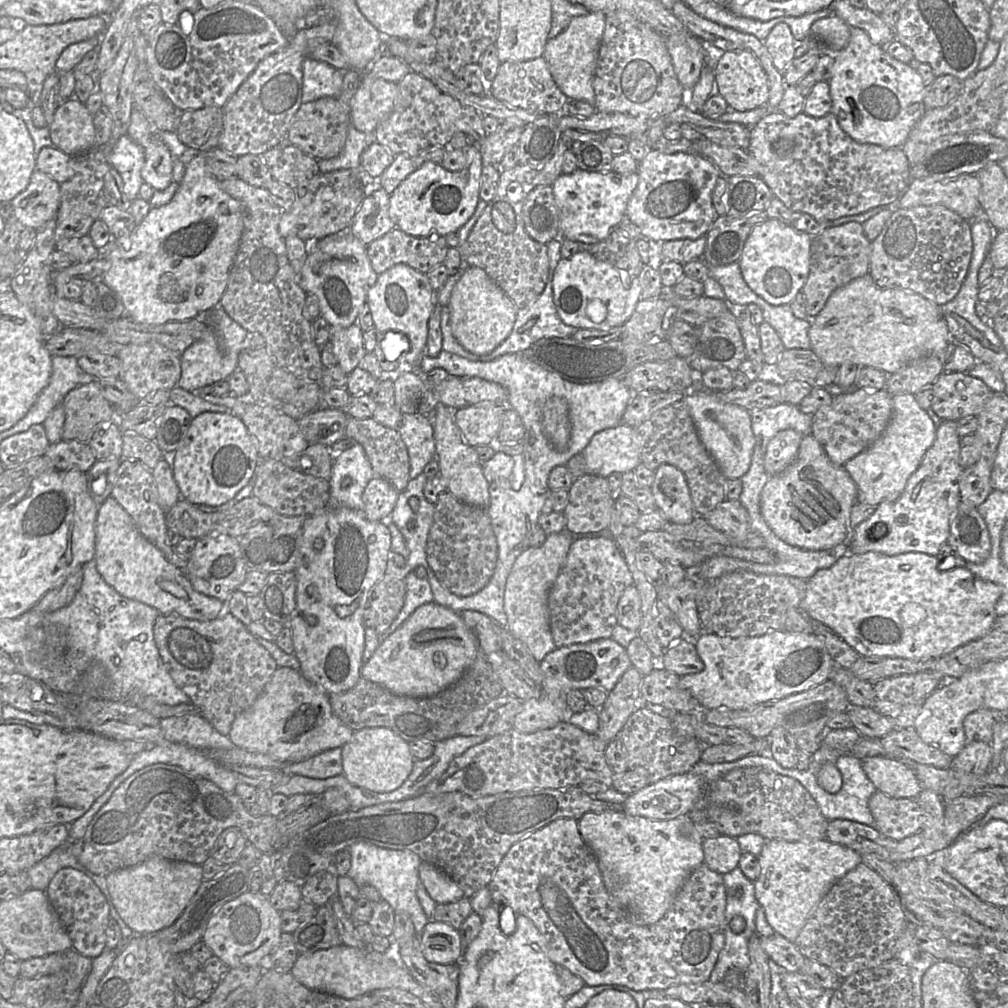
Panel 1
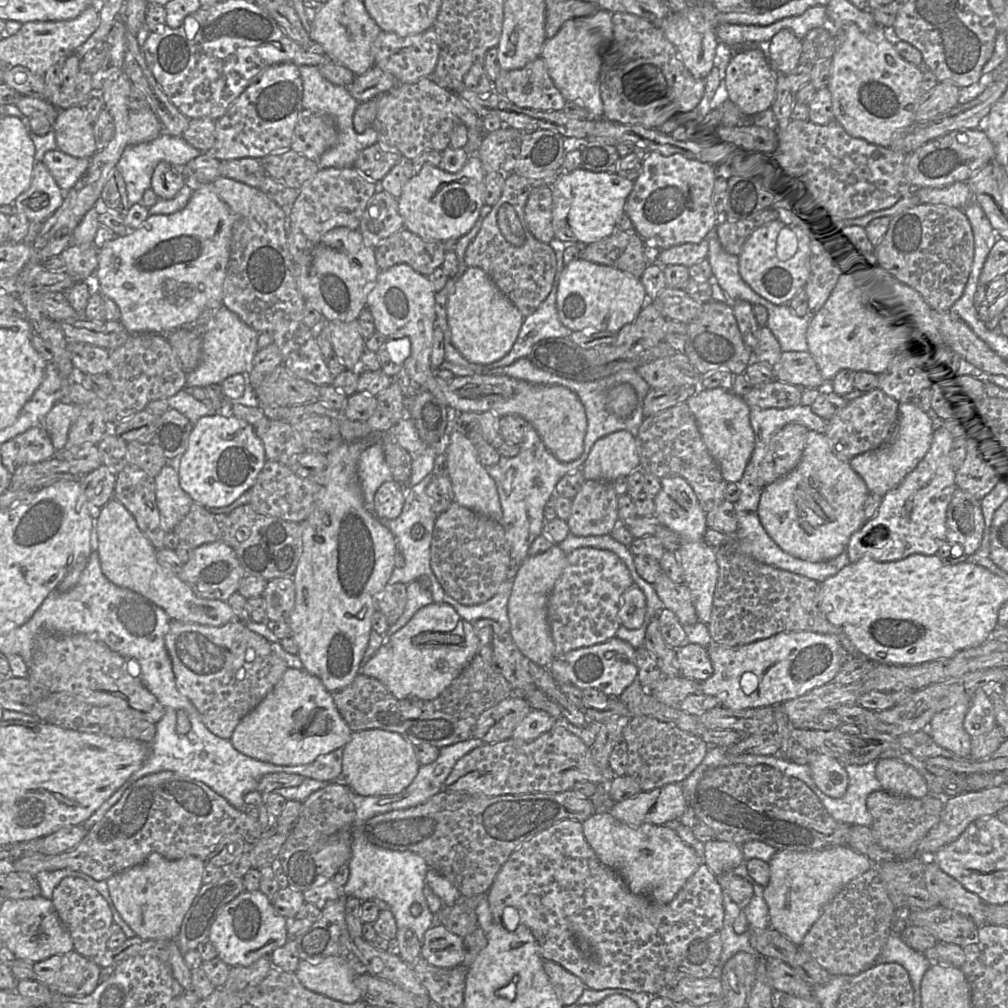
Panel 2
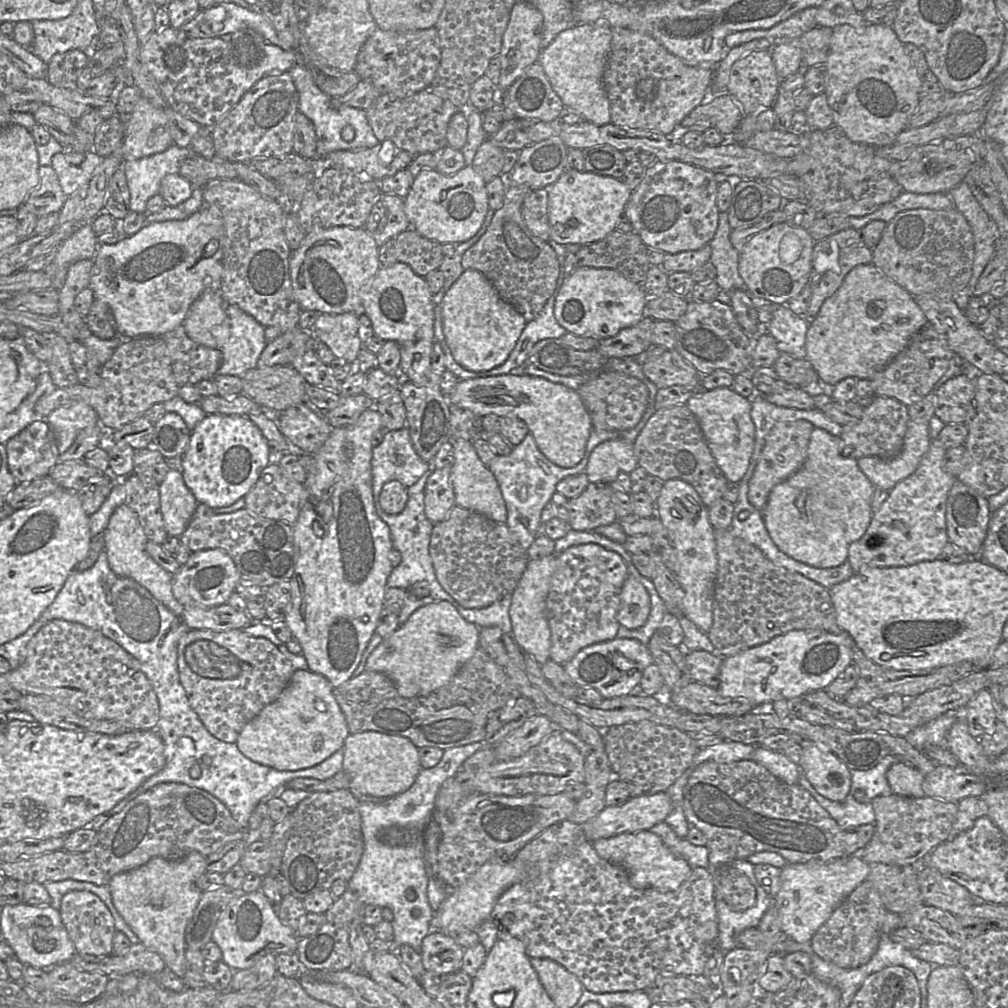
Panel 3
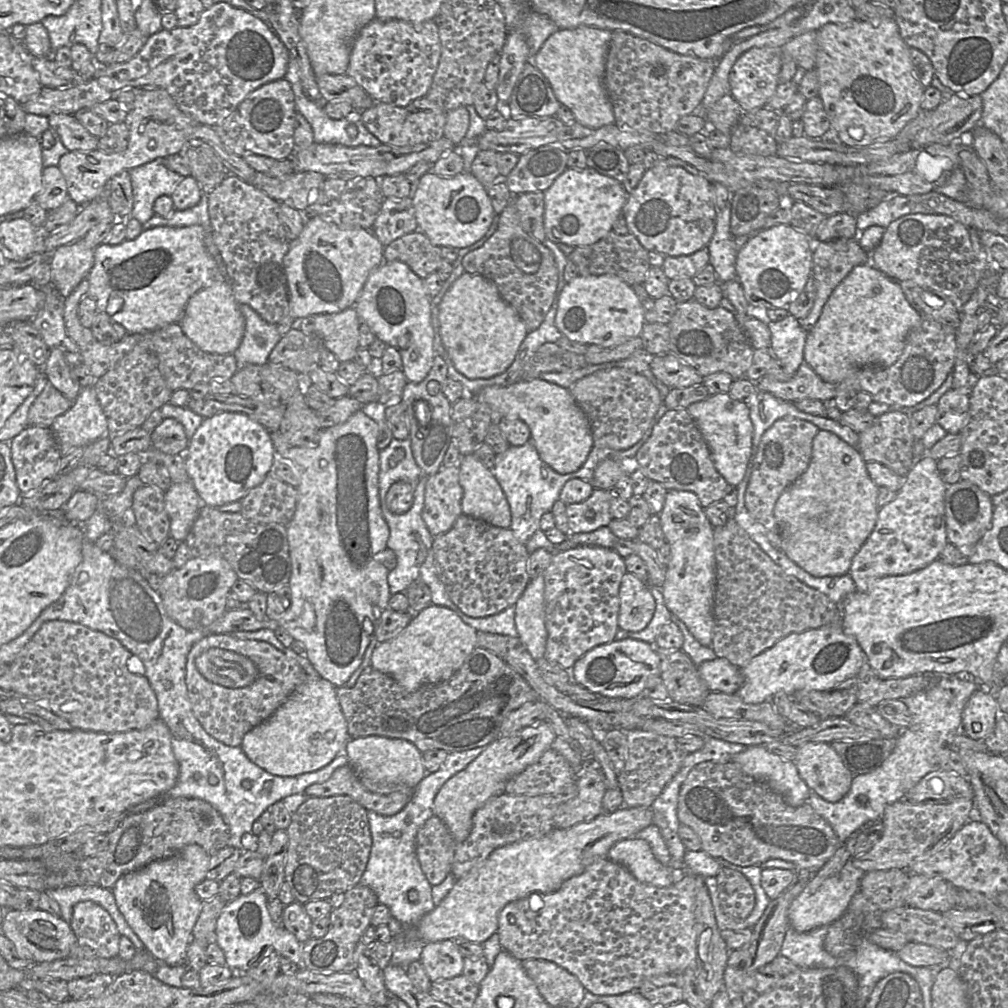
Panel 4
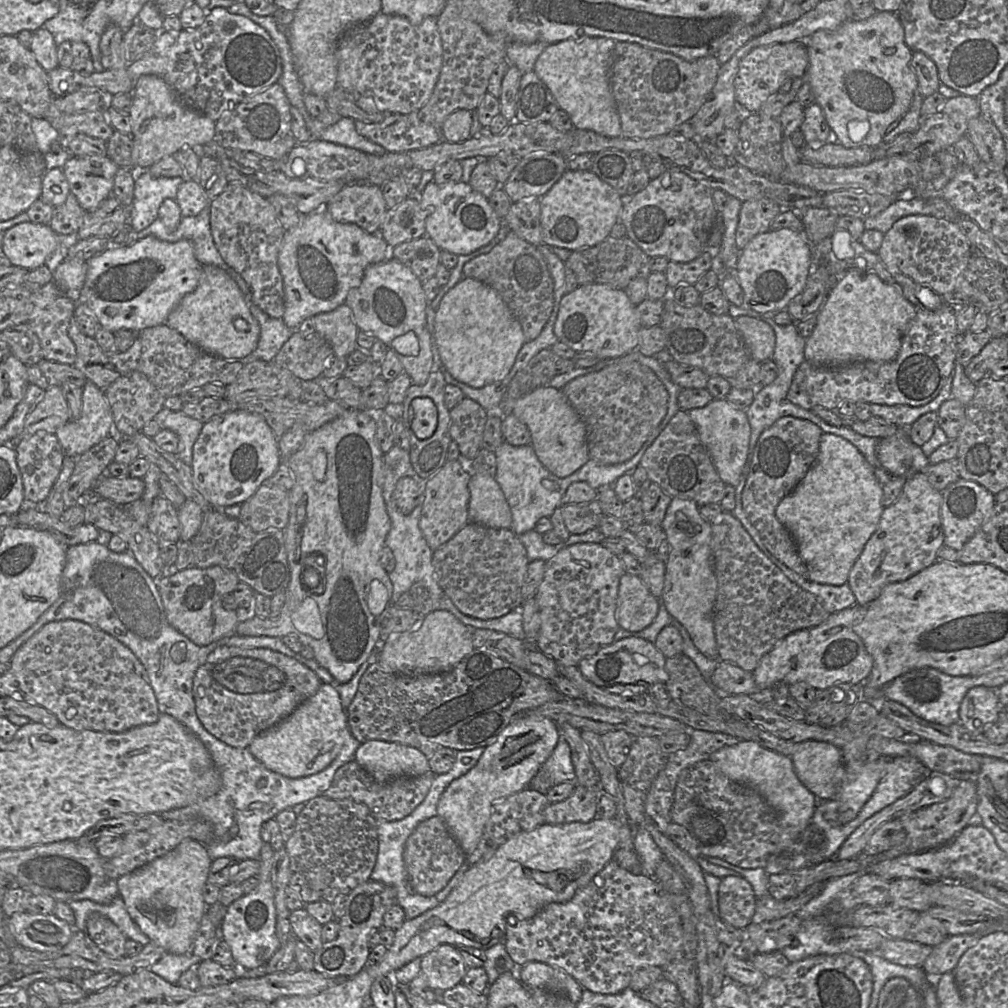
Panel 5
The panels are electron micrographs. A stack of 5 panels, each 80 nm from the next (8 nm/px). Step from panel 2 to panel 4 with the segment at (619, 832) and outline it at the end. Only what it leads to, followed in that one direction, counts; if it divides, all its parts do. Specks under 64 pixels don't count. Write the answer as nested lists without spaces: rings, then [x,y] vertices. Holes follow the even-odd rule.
[[[631,837],[614,844],[607,857],[624,866],[638,881],[656,887],[668,887],[679,877],[669,865],[660,863],[654,856],[649,843]]]

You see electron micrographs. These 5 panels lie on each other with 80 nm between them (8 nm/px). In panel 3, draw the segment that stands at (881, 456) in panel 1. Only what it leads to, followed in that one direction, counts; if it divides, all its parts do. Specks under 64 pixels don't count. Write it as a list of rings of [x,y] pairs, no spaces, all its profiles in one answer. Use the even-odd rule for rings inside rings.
[[[910,419],[907,423],[903,449],[897,457],[889,460],[876,456],[862,457],[857,459],[858,466],[876,488],[890,491],[898,482],[915,472],[923,456],[928,452],[930,444],[929,424],[917,423]]]

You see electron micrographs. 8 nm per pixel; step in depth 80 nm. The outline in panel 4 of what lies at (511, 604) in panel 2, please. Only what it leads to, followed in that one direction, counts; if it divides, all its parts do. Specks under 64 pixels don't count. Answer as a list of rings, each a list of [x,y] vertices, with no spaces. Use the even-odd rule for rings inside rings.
[[[541,574],[531,579],[515,604],[515,625],[518,637],[537,661],[545,657],[545,579]]]

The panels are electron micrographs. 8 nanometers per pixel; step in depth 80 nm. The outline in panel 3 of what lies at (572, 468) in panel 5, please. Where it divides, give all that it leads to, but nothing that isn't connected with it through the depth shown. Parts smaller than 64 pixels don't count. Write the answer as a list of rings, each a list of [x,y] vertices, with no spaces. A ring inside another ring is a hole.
[[[496,375],[460,380],[453,394],[447,397],[451,405],[468,409],[479,417],[494,414],[498,417],[515,417],[524,421],[539,450],[559,467],[572,468],[580,463],[585,455],[586,445],[593,429],[592,420],[578,393],[562,384],[528,375]]]

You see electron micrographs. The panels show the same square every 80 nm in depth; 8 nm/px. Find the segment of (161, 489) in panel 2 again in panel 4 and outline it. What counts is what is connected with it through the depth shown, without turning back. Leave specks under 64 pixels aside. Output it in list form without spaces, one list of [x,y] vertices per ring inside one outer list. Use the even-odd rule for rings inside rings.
[[[190,481],[172,483],[164,492],[164,503],[170,520],[170,536],[184,542],[205,504]]]

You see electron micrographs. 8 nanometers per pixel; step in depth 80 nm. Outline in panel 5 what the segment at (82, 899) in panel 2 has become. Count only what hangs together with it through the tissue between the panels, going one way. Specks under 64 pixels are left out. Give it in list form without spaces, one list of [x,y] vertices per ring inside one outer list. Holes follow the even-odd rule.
[[[92,913],[87,920],[87,934],[111,958],[126,956],[125,943],[128,938],[109,918],[100,913]]]

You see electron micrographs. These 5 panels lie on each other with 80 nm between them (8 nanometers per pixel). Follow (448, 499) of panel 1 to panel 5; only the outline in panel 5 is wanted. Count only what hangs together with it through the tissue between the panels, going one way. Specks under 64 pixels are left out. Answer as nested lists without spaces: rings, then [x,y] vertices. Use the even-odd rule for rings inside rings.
[[[468,522],[449,541],[433,551],[435,579],[455,607],[480,620],[499,618],[523,603],[522,587],[528,569],[525,547],[511,529]]]

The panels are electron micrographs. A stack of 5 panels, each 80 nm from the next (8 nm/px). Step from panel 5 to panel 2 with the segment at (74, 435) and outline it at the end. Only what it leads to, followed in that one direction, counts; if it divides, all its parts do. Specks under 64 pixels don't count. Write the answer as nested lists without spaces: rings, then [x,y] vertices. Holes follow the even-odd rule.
[[[58,402],[44,418],[44,425],[56,451],[65,447],[70,427],[79,413],[80,406]]]

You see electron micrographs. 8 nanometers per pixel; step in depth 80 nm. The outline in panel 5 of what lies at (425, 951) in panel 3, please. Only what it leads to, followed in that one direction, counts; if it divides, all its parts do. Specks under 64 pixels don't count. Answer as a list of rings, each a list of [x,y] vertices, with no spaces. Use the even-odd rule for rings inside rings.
[[[450,944],[439,945],[421,957],[420,967],[429,986],[438,994],[462,983],[467,971],[463,957]]]

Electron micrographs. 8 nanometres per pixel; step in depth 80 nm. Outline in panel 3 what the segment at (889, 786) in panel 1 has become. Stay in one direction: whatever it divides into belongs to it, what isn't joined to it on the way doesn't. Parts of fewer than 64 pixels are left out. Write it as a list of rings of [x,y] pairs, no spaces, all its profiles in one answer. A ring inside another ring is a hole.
[[[897,761],[887,771],[886,778],[894,794],[904,797],[922,798],[924,775],[915,767]]]

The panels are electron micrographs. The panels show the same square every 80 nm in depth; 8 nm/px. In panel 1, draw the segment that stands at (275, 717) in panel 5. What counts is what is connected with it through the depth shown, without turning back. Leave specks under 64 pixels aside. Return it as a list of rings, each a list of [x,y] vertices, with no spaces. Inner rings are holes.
[[[230,611],[208,621],[159,614],[153,635],[174,683],[199,708],[200,715],[225,736],[235,717],[255,702],[278,668],[271,654]]]

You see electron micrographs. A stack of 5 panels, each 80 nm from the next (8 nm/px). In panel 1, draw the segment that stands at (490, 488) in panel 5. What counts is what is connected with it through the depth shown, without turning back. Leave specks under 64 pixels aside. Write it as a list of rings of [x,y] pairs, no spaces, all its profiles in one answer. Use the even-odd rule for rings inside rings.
[[[440,402],[436,405],[434,433],[436,457],[439,462],[440,474],[446,481],[447,490],[458,500],[486,509],[490,503],[488,482],[483,474],[482,462],[476,449],[468,444],[456,423],[457,409],[450,408]]]

